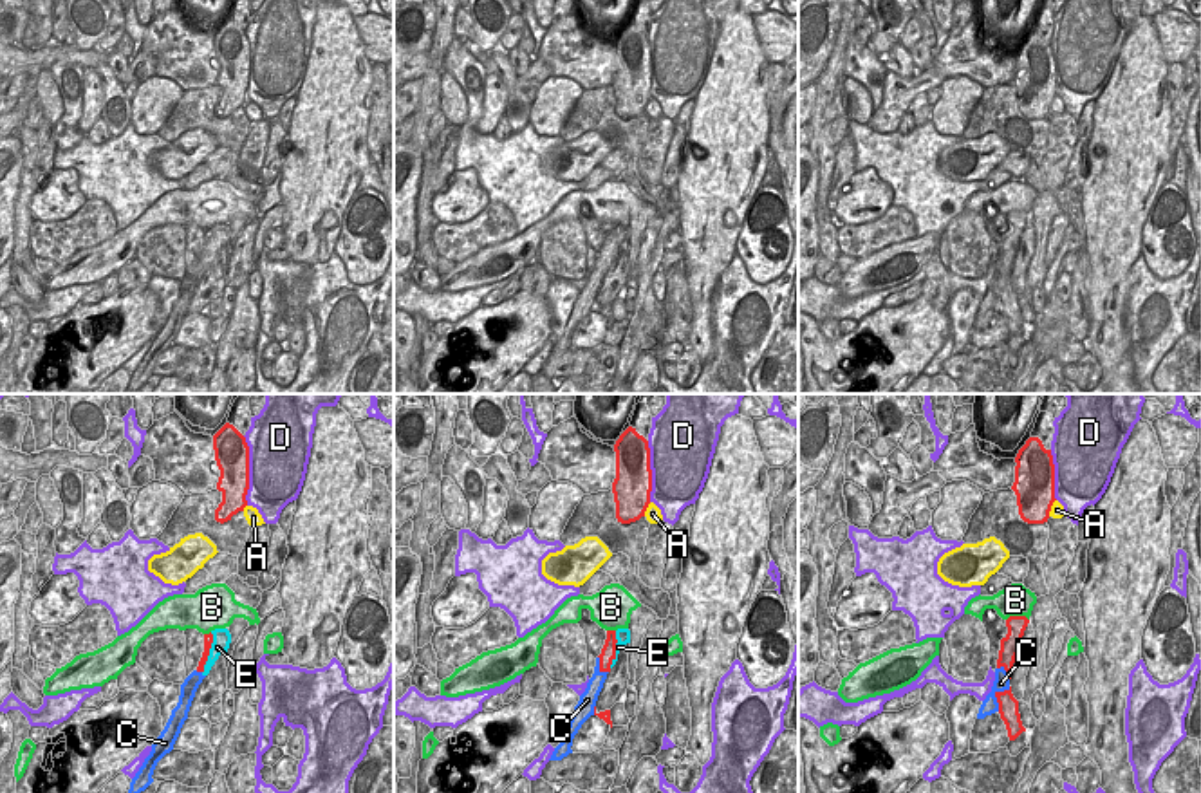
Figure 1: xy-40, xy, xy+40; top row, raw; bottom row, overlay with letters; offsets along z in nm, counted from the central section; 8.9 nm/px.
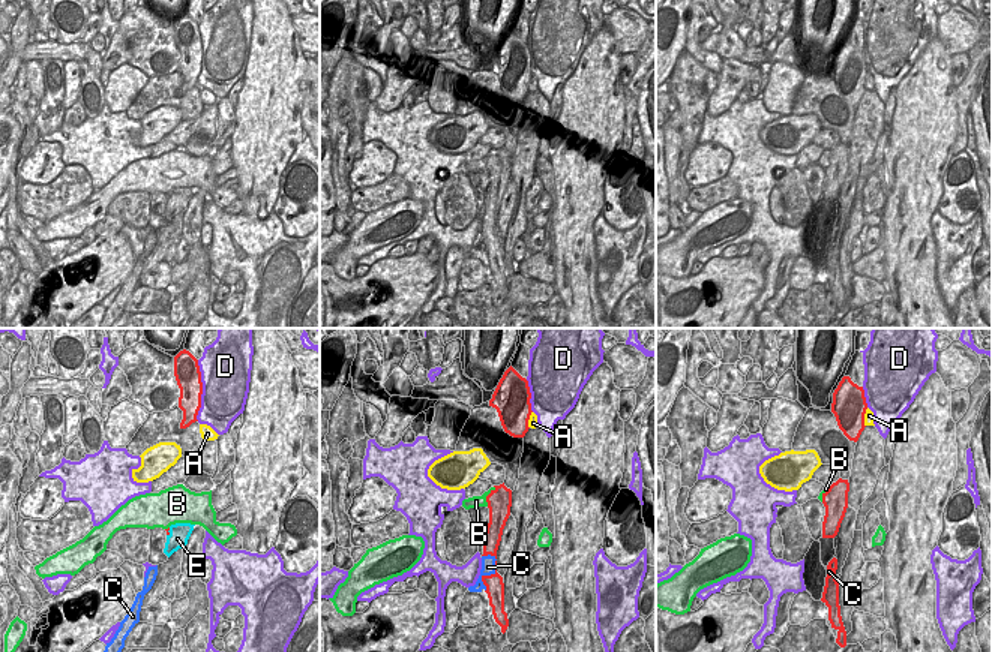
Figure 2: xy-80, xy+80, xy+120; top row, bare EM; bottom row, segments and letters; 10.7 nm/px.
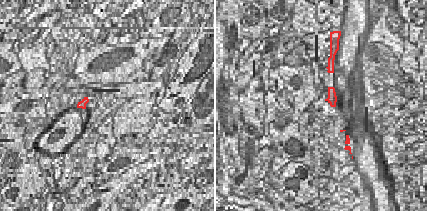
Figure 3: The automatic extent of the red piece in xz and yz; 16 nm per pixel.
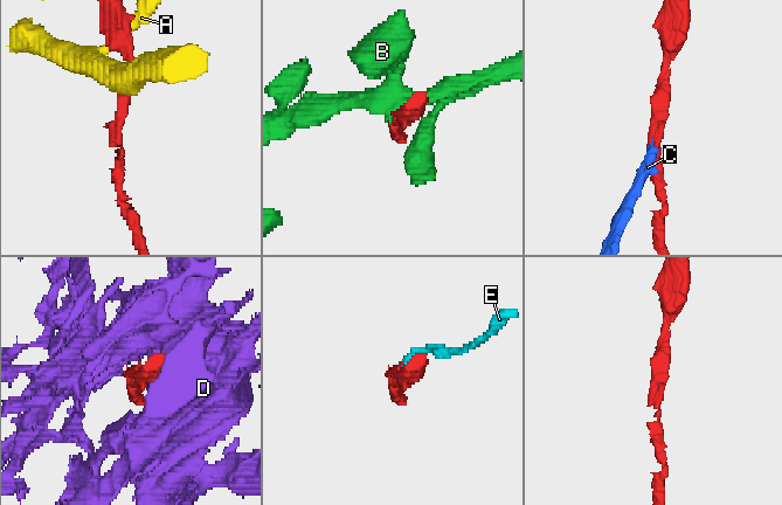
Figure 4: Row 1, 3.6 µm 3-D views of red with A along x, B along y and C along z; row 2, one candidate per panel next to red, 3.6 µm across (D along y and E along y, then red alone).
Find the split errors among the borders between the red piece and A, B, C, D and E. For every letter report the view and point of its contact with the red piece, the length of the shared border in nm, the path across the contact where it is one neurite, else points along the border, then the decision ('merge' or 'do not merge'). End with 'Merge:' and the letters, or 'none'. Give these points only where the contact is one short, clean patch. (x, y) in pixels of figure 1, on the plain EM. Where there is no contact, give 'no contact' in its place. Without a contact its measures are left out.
A: xy+40 (1050, 103) | 170 nm | along xy+40 (1055, 94), (1048, 111) | do not merge
B: xy+40 (1017, 212) | 200 nm | do not merge
C: xy+40 (996, 291) | 260 nm | do not merge
D: xy-40 (248, 65) | 650 nm | do not merge
E: xy-40 (208, 248) | 380 nm | along xy-40 (212, 228), (212, 242), (203, 268) | do not merge
Merge: none

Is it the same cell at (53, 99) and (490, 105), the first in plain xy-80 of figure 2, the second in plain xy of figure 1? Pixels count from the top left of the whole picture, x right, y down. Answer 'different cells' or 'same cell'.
different cells

